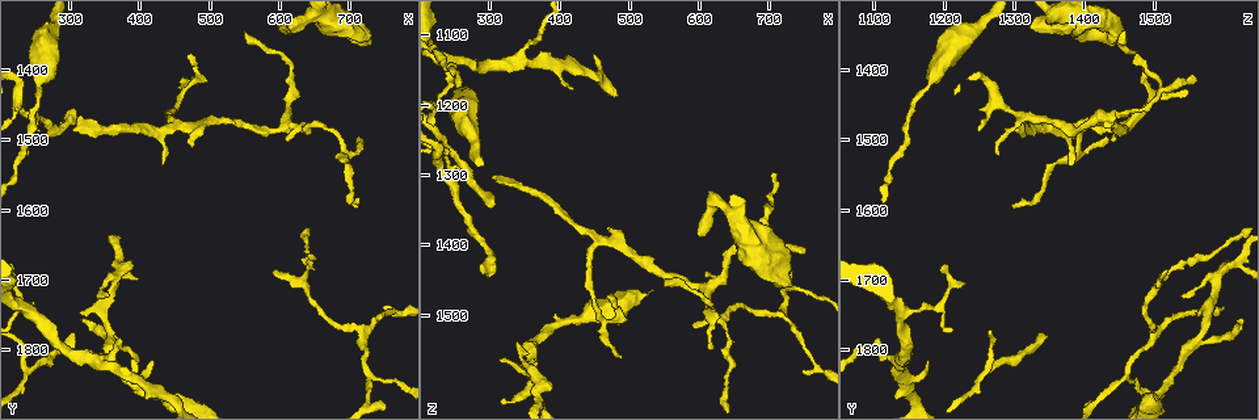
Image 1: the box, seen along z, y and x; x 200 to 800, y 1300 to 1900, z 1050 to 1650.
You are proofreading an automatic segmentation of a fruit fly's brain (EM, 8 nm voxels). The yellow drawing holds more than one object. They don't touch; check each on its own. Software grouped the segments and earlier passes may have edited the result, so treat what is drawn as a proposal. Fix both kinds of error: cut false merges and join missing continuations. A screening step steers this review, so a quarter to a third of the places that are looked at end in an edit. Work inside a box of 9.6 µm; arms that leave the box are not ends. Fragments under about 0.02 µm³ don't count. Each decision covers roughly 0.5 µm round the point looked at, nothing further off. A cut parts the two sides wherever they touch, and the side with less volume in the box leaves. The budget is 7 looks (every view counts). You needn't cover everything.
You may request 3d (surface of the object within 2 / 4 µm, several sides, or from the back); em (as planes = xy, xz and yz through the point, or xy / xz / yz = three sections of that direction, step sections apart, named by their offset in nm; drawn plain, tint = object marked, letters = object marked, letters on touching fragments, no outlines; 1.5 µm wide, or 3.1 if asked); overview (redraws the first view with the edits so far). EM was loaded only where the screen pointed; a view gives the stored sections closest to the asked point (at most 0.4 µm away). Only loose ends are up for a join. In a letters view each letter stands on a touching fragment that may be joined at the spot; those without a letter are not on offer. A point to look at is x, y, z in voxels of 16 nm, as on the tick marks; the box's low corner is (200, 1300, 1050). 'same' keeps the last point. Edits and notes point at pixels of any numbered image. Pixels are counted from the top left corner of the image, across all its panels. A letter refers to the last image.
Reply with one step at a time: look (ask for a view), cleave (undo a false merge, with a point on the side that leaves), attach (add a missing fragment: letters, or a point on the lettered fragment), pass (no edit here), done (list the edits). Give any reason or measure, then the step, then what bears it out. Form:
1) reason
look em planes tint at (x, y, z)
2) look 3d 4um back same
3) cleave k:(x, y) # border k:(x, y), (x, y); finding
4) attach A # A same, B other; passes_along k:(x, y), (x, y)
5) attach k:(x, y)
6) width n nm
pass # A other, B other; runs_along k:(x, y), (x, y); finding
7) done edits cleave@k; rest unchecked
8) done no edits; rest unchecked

thin end
look em planes letters at (720, 1505, 1440)

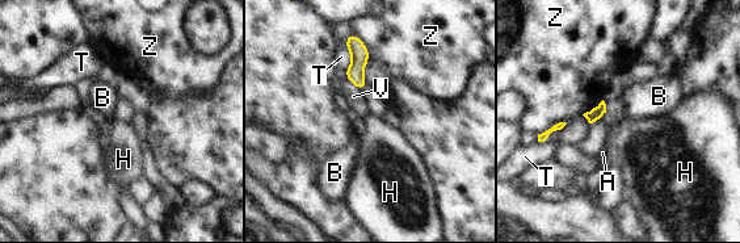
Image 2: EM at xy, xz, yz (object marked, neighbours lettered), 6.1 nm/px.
pass # A other, B other, H other, T other, V other, Z other; border 2:(345, 79), (361, 92); no lettered fragment goes on from it

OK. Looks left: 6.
arms part here
look em planes letters at (715, 1765, 1500)

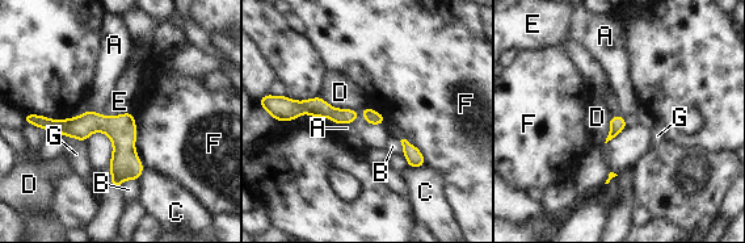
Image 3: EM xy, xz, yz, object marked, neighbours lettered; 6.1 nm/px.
longest_contact F 360 nm
pass # A other, B other, C other, D other, E other, F other, G other; runs_along 3:(37, 122), (105, 125), (139, 170); all the same neuron

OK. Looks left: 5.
free end
look em planes letters at (305, 1485, 1305)

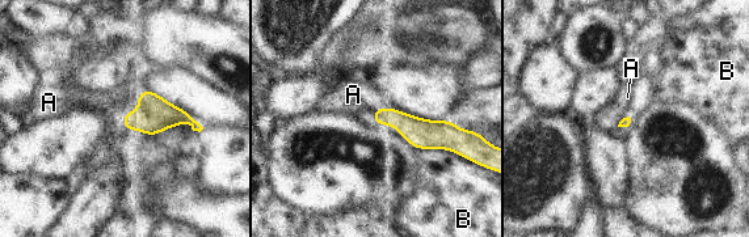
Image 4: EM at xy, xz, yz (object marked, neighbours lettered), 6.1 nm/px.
attach A # A same, B other; passes_along 4:(154, 114), (135, 109), (122, 100); it goes on there

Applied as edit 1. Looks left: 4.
done edits attach@4; rest unchecked

